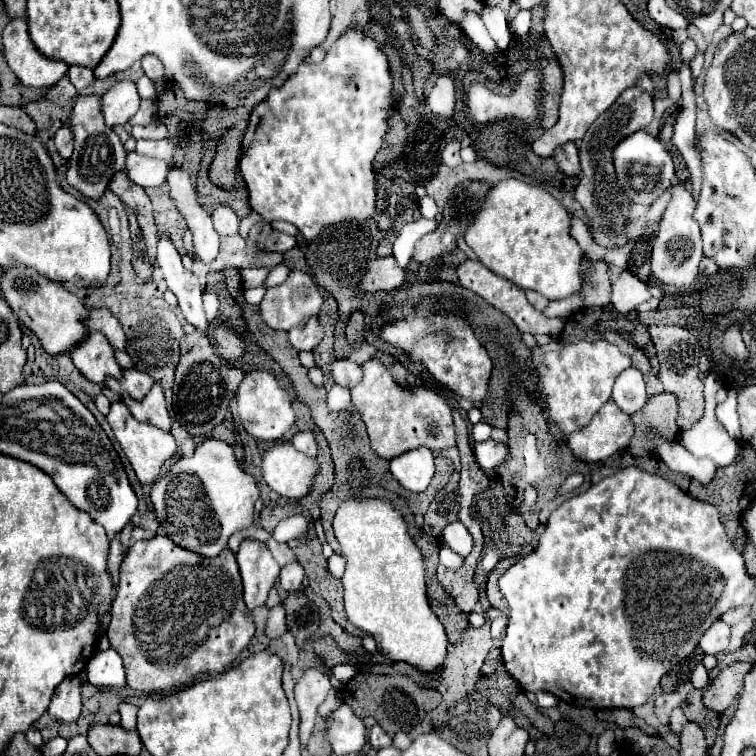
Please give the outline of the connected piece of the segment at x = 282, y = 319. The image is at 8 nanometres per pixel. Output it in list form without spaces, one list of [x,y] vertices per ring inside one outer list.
[[[292,270],[284,284],[266,290],[260,302],[264,322],[274,330],[290,330],[292,326],[304,326],[312,316],[322,310],[324,298],[318,292],[316,282],[298,270]]]

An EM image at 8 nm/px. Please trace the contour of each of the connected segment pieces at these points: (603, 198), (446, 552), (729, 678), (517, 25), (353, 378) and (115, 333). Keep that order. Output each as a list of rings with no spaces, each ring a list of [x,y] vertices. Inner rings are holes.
[[[638,86],[628,88],[620,94],[620,98],[614,102],[614,106],[608,112],[600,114],[594,120],[594,124],[588,128],[586,136],[580,142],[582,172],[580,172],[580,182],[576,186],[576,200],[582,204],[588,216],[588,230],[592,240],[600,246],[622,248],[628,244],[626,226],[630,224],[632,200],[620,190],[620,184],[616,182],[616,170],[612,166],[612,146],[624,140],[626,134],[632,134],[650,124],[652,116],[654,116],[652,96]]]
[[[442,544],[442,550],[440,550],[440,564],[444,564],[448,570],[458,570],[458,568],[464,564],[464,556],[456,554],[450,546]]]
[[[738,662],[738,664],[732,664],[732,666],[724,668],[712,680],[712,684],[706,688],[706,692],[704,692],[704,704],[708,708],[716,710],[718,714],[722,714],[740,696],[744,674],[750,668],[752,668],[752,664],[746,664],[746,662]]]
[[[518,12],[516,18],[510,20],[510,32],[514,36],[524,36],[528,34],[528,28],[530,28],[530,12]]]
[[[336,360],[332,364],[332,376],[338,384],[354,388],[362,380],[362,366],[352,360]]]
[[[104,308],[90,310],[90,318],[86,322],[86,328],[90,332],[102,332],[114,350],[126,350],[126,334],[120,326],[120,322]]]

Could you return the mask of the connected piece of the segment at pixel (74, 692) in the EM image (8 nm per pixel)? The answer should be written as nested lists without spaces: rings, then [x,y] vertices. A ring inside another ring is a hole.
[[[66,678],[56,686],[56,694],[48,706],[48,714],[60,722],[74,722],[80,716],[80,682],[78,678]]]

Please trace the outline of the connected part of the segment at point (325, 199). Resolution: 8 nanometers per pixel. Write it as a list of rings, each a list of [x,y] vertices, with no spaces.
[[[358,22],[348,26],[320,64],[302,62],[296,74],[292,74],[280,88],[272,88],[268,98],[254,106],[240,156],[240,174],[252,210],[266,222],[284,220],[294,224],[306,240],[314,240],[326,226],[366,222],[374,218],[376,174],[372,162],[384,144],[394,106],[394,78],[388,66],[388,56],[374,36]]]

